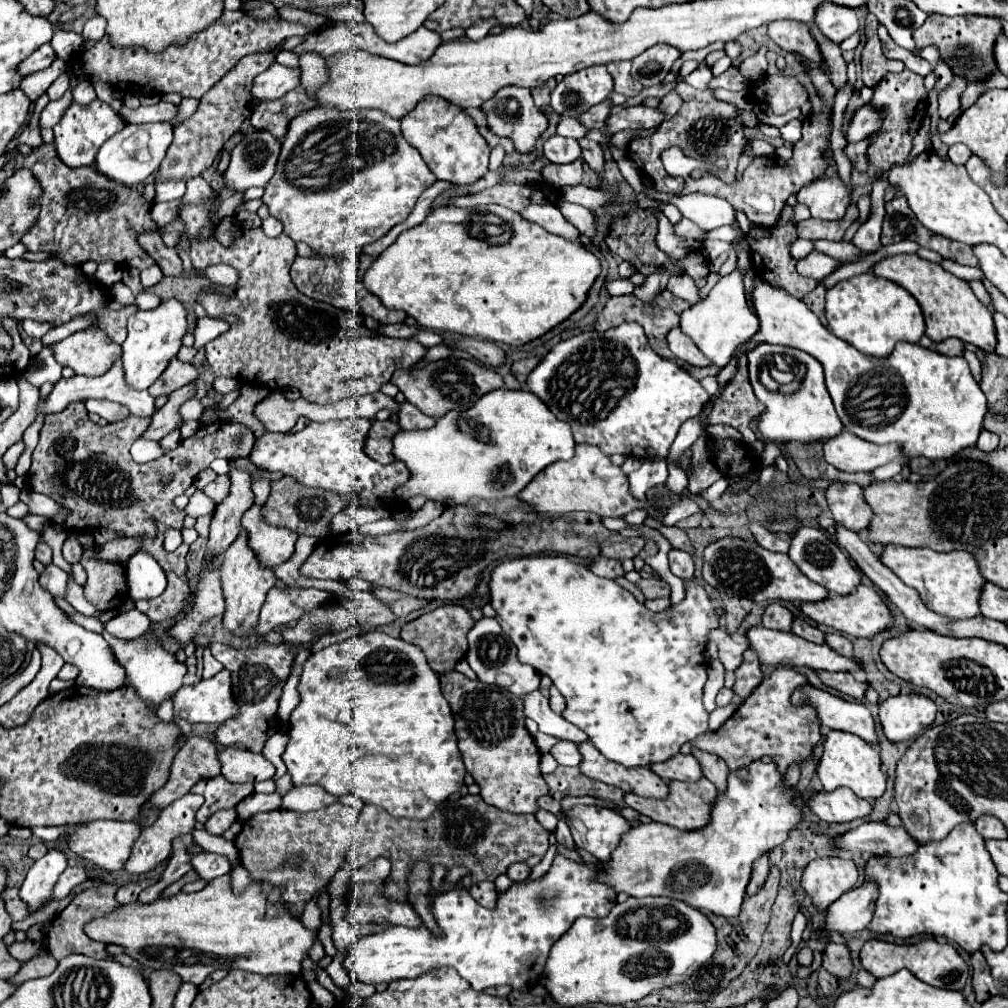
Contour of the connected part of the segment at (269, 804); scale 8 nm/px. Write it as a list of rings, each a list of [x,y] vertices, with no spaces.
[[[251,793],[251,797],[243,799],[237,805],[237,815],[239,815],[239,821],[247,821],[249,817],[253,817],[259,811],[275,811],[275,809],[281,809],[281,795],[279,793],[271,793],[271,795]]]

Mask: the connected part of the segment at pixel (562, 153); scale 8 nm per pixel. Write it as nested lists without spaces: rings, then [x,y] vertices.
[[[555,135],[545,141],[545,157],[551,163],[571,163],[581,157],[581,149],[575,139]]]

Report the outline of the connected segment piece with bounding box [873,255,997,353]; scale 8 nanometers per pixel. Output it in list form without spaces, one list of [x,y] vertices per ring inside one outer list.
[[[895,255],[887,257],[885,261],[877,263],[873,273],[877,277],[885,277],[907,289],[921,305],[923,315],[925,315],[925,335],[933,343],[941,343],[949,337],[957,337],[965,343],[971,343],[985,353],[993,353],[997,345],[997,335],[995,335],[995,323],[993,323],[993,311],[983,305],[967,281],[951,275],[945,271],[941,265],[919,259],[917,255]]]

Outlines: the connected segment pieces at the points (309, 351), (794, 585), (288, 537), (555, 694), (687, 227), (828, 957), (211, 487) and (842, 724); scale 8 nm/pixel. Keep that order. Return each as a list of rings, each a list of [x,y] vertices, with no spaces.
[[[209,203],[183,205],[179,217],[187,225],[185,233],[189,235],[189,241],[191,241],[193,265],[195,263],[227,263],[241,271],[241,279],[237,281],[237,285],[233,285],[231,297],[223,297],[219,293],[209,291],[209,293],[203,293],[199,299],[199,303],[207,309],[209,315],[233,313],[241,319],[241,323],[231,325],[231,329],[227,333],[219,335],[217,339],[213,339],[205,345],[207,361],[217,377],[225,375],[225,377],[233,377],[241,383],[263,383],[269,389],[295,387],[301,391],[303,399],[317,403],[317,405],[327,405],[327,403],[335,403],[341,399],[375,393],[381,389],[381,385],[389,383],[393,371],[409,369],[425,357],[427,349],[421,343],[415,343],[413,339],[383,337],[383,335],[359,325],[345,311],[335,309],[333,305],[327,305],[327,303],[313,301],[313,299],[305,297],[303,293],[299,293],[289,275],[291,263],[297,257],[297,249],[295,249],[295,241],[291,241],[287,235],[279,235],[279,237],[271,239],[261,229],[251,229],[251,231],[241,229],[241,231],[237,231],[237,239],[235,239],[233,247],[223,247],[215,237],[211,237],[207,241],[199,241],[197,233],[209,223],[209,207]]]
[[[721,539],[705,549],[703,563],[703,579],[721,591],[727,597],[739,595],[751,601],[823,601],[829,597],[829,591],[809,577],[805,577],[797,565],[789,559],[789,555],[773,553],[763,549],[757,543],[749,543],[743,539]]]
[[[253,505],[243,515],[241,527],[247,531],[249,547],[255,551],[261,567],[273,569],[289,560],[294,553],[297,533],[265,523],[259,505]]]
[[[555,685],[549,687],[549,705],[551,705],[551,709],[553,709],[555,713],[563,713],[563,709],[565,709],[565,699],[563,699],[563,695],[557,691]]]
[[[683,219],[679,225],[675,225],[675,233],[681,239],[701,239],[705,235],[705,229],[701,229],[699,225],[695,225],[689,219]]]
[[[827,943],[825,953],[823,953],[823,967],[839,979],[849,979],[853,973],[853,963],[851,963],[851,953],[845,945],[837,943]]]
[[[219,475],[213,483],[209,483],[209,485],[203,487],[203,493],[205,493],[207,497],[211,497],[215,503],[219,503],[219,501],[223,501],[223,497],[227,497],[229,487],[231,487],[229,477],[227,477],[227,475]]]
[[[805,685],[803,689],[793,693],[793,703],[801,701],[807,701],[809,705],[815,707],[823,727],[853,733],[869,745],[879,743],[875,733],[875,719],[863,703],[841,699],[827,691],[819,691],[811,685]]]

